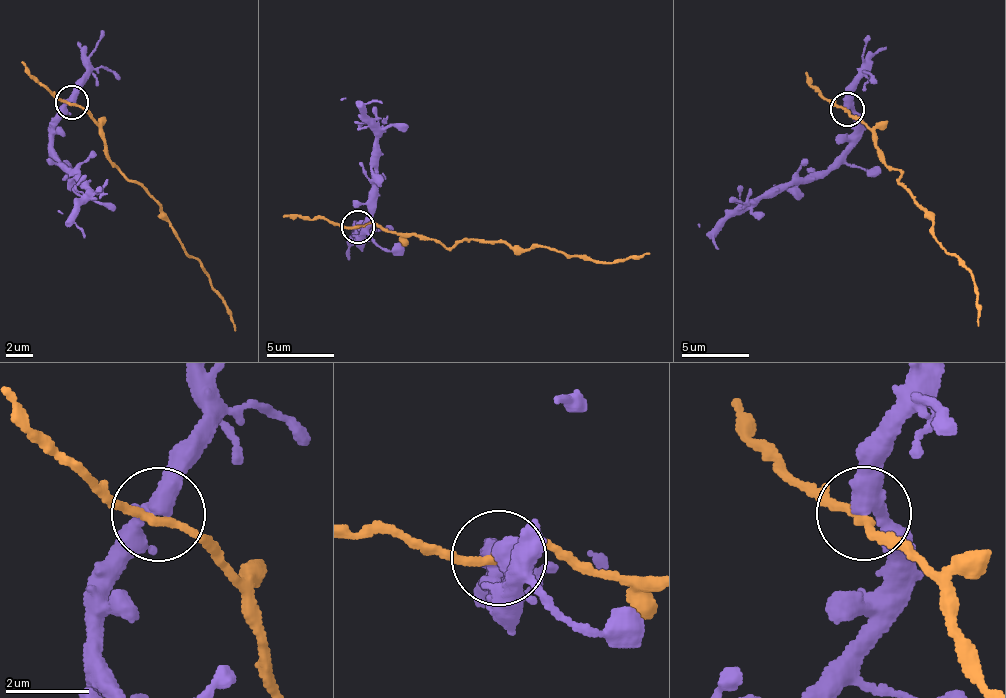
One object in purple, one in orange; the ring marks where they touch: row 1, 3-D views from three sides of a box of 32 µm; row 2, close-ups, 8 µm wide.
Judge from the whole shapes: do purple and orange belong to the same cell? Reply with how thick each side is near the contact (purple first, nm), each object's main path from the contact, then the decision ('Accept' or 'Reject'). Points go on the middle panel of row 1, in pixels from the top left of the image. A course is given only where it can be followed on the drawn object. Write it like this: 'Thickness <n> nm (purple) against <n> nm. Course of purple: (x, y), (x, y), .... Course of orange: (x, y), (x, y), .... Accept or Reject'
Thickness 400 nm (purple) against 180 nm. Course of purple: (358, 227), (358, 240), (366, 239), (362, 229), (373, 208), (377, 147), (357, 104), (340, 101). Course of orange: (355, 227), (380, 224), (438, 243), (502, 240), (525, 249), (550, 246), (599, 262), (649, 254). Reject

